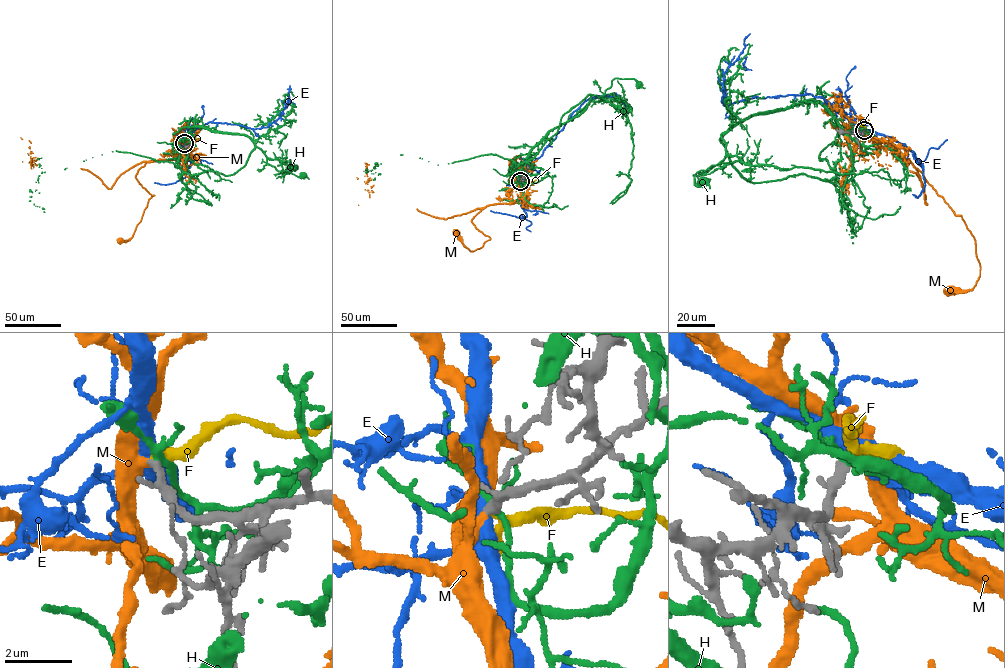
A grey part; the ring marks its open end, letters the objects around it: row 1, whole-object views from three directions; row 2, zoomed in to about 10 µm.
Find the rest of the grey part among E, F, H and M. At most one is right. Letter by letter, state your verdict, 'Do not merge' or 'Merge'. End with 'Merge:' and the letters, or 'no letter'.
E: Do not merge
F: Do not merge
H: Do not merge
M: Merge
Merge: M

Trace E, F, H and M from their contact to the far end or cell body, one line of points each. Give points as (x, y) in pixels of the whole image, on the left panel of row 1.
E: (184, 143), (183, 137), (208, 122), (260, 128), (276, 121), (287, 107)
F: (184, 143), (200, 138)
H: (184, 143), (190, 142), (189, 146), (193, 126), (244, 134), (262, 152), (269, 165), (299, 177), (303, 174)
M: (184, 143), (179, 158), (148, 161), (138, 171), (136, 179), (154, 195), (133, 236), (120, 240)

